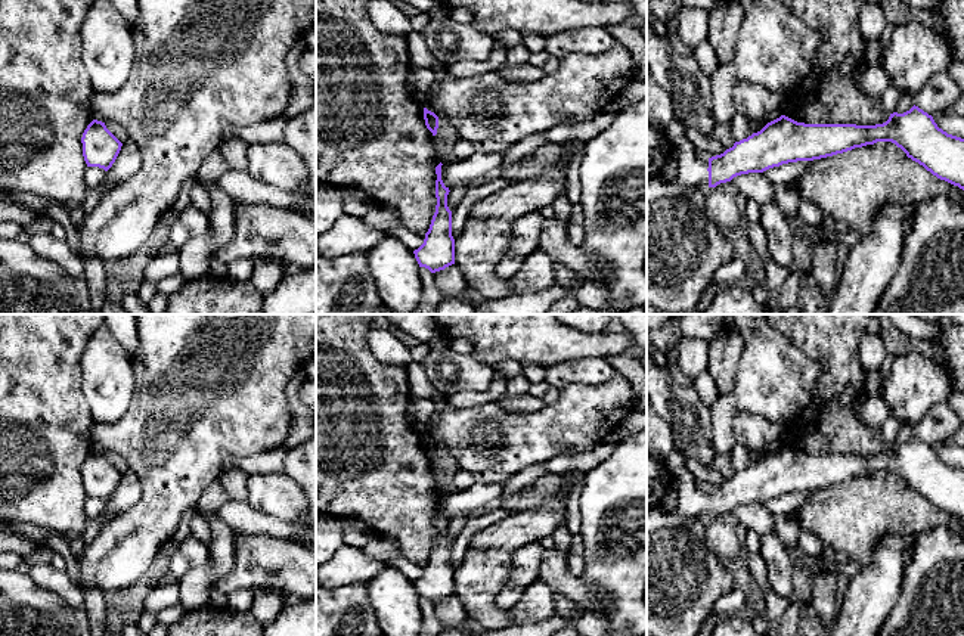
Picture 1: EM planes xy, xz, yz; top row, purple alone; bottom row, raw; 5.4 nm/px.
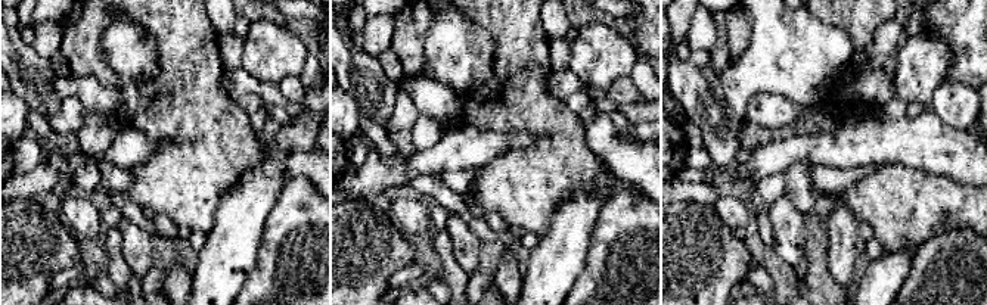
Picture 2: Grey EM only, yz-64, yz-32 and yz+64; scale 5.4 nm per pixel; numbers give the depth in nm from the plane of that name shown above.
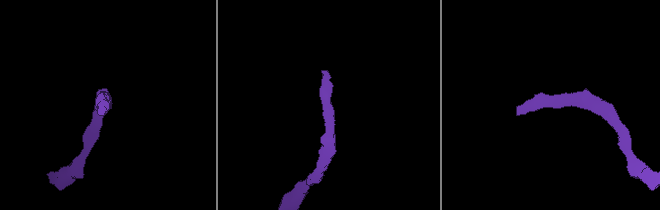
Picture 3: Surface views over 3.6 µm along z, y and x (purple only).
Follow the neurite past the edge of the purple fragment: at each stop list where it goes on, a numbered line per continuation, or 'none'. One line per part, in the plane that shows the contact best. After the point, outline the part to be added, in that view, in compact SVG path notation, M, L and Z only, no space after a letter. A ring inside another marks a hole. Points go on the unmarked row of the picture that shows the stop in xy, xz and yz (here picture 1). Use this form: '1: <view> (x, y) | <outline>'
1: yz (693, 498) | M675 449L669 454L666 469L667 472L675 474L679 478L678 503L672 511L664 508L661 509L666 512L685 515L691 519L707 519L709 488L695 481L694 474L685 462L685 456L679 449Z

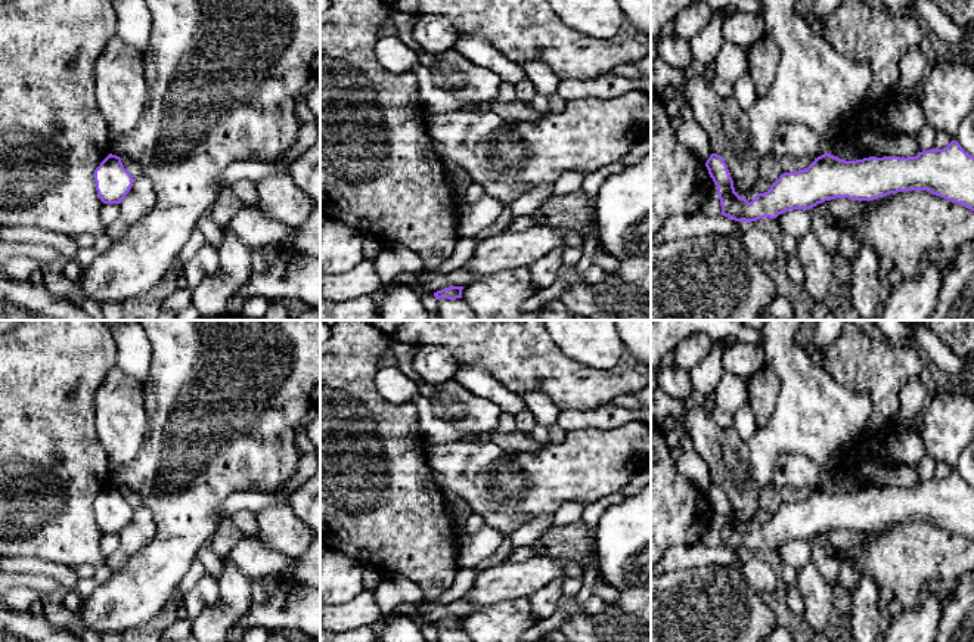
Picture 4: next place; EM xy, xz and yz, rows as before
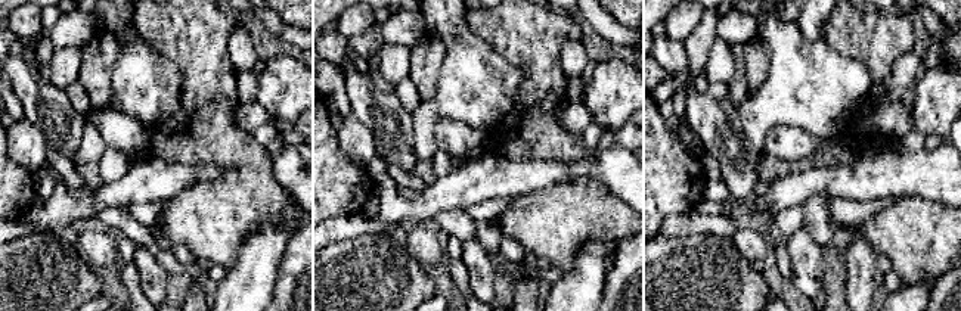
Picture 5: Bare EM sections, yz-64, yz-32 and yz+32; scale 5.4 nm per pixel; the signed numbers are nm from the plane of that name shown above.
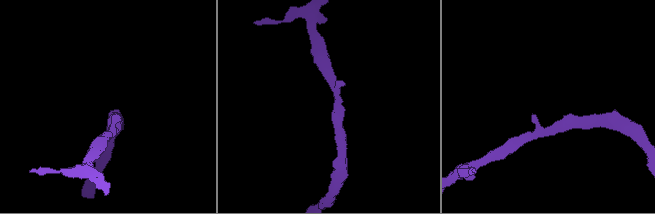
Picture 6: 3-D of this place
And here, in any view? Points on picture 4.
none

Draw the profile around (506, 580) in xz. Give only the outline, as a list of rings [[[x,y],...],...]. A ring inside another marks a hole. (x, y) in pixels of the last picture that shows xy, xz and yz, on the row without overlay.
[[[534,555],[524,562],[500,562],[477,573],[466,593],[471,612],[512,598],[528,598],[548,583],[564,577],[567,562]]]

